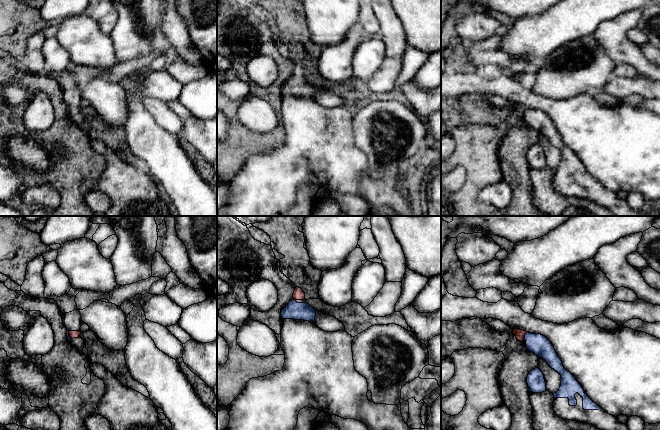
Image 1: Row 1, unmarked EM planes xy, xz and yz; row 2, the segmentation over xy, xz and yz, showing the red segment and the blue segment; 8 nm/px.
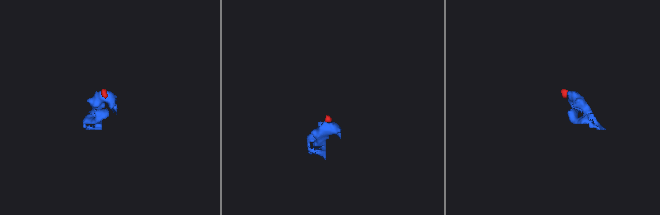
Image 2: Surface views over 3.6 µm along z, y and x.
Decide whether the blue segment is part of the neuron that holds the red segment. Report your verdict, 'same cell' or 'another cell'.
same cell

